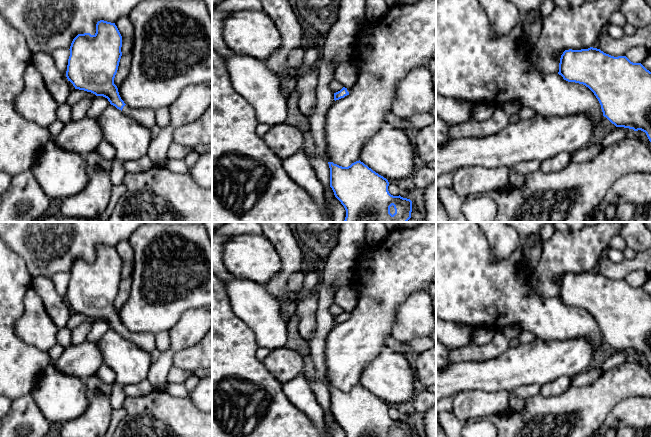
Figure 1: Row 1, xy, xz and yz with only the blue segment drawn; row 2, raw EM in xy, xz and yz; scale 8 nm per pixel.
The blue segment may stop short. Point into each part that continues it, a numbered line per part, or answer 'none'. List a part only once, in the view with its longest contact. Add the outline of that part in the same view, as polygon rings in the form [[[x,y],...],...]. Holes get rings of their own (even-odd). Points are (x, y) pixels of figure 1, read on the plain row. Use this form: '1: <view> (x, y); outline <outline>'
1: xy (146, 341); outline [[[125,329],[122,336],[149,354],[151,354],[156,348],[155,335],[152,333],[136,333]]]

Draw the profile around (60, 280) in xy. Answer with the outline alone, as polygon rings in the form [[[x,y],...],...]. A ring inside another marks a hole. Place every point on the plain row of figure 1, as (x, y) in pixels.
[[[55,273],[51,280],[53,281],[56,291],[59,294],[59,296],[63,299],[66,299],[67,295],[67,289],[68,289],[68,283],[70,280],[70,274],[69,273]]]

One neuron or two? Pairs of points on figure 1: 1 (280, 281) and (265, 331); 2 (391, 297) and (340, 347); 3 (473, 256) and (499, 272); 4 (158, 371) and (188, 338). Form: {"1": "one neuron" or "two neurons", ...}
{"1": "two neurons", "2": "one neuron", "3": "one neuron", "4": "one neuron"}

